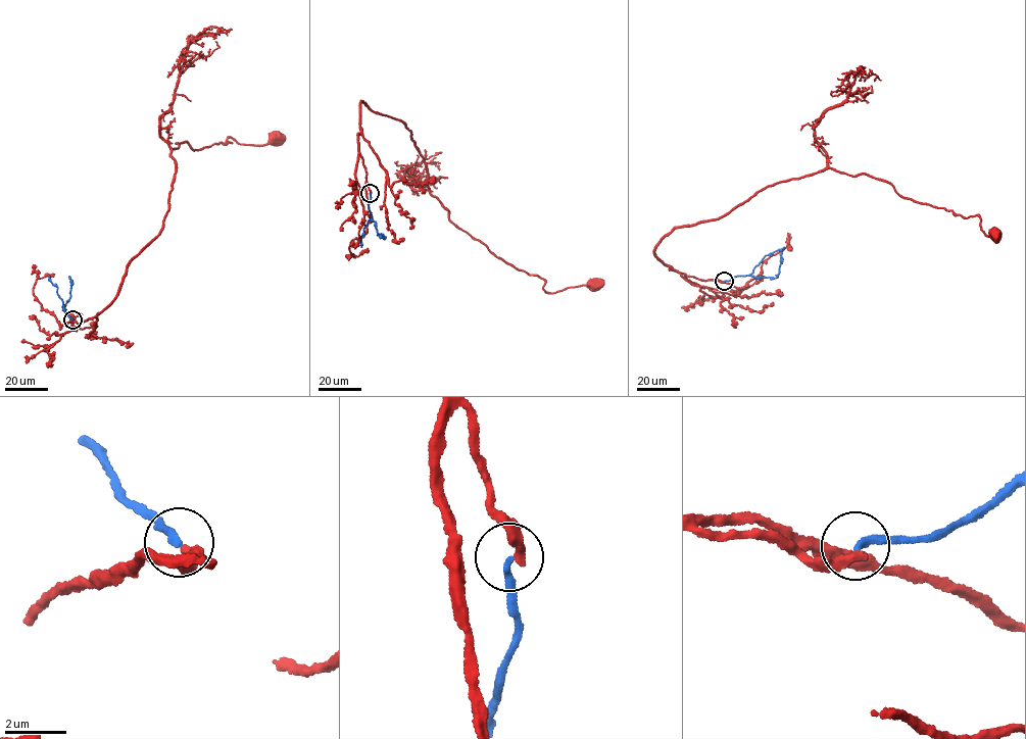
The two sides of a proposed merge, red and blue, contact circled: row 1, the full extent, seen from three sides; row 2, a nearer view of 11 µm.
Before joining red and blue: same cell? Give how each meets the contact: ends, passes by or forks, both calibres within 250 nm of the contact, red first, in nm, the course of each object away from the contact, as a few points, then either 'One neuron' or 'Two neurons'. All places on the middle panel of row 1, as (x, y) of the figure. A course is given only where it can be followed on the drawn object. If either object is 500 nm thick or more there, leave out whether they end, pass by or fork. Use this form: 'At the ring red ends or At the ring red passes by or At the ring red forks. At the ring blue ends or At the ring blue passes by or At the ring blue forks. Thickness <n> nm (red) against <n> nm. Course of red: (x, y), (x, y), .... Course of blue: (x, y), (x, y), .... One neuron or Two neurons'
At the ring red ends. At the ring blue ends. Thickness 320 nm (red) against 240 nm. Course of red: (371, 192), (358, 144), (360, 101), (410, 132), (430, 193), (457, 227), (538, 276), (546, 292), (593, 283). Course of blue: (370, 192), (371, 218), (377, 234), (385, 237), (377, 235). Two neurons

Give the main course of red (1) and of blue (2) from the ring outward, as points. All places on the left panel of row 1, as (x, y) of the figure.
1: (74, 319), (110, 303), (133, 258), (159, 235), (176, 143), (198, 150), (276, 136)
2: (72, 321), (62, 306), (70, 296), (68, 276)

